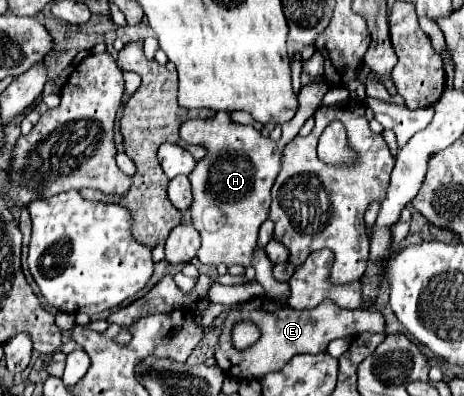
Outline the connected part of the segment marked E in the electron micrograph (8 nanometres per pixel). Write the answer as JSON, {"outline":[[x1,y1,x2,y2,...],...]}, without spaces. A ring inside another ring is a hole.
{"outline":[[257,297,249,299,241,309,231,309,229,317,223,323,223,331,219,337,219,345,215,351,217,365,227,373,229,363,231,367,239,367,243,377,247,379,261,379,271,371,283,369,283,365,299,353,323,353,327,347,327,341,343,339,343,337,355,337,357,333,385,333,385,319,383,313,377,309,339,309,333,301,323,301,315,309,309,311,295,311,291,307,277,307,269,297],[239,321,251,321,259,327,261,337,255,345,249,345,247,349,235,349,231,341,231,329]]}

